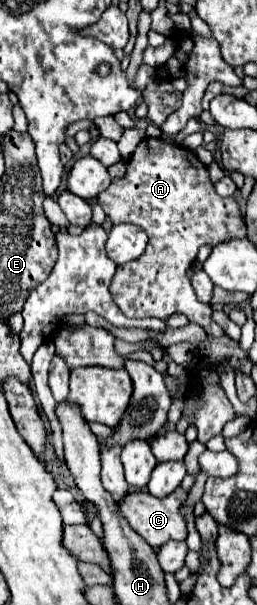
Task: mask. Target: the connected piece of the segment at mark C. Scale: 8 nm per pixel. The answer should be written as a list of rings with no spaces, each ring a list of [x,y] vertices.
[[[176,489],[174,495],[168,495],[164,499],[158,499],[158,497],[152,497],[148,491],[134,491],[134,493],[128,493],[124,497],[124,501],[118,505],[122,515],[128,519],[130,527],[142,535],[142,539],[152,547],[152,549],[158,549],[160,545],[164,545],[166,541],[174,539],[174,541],[184,541],[188,537],[188,529],[186,529],[186,519],[184,515],[180,513],[182,505],[186,503],[188,499],[188,491],[184,489]]]

